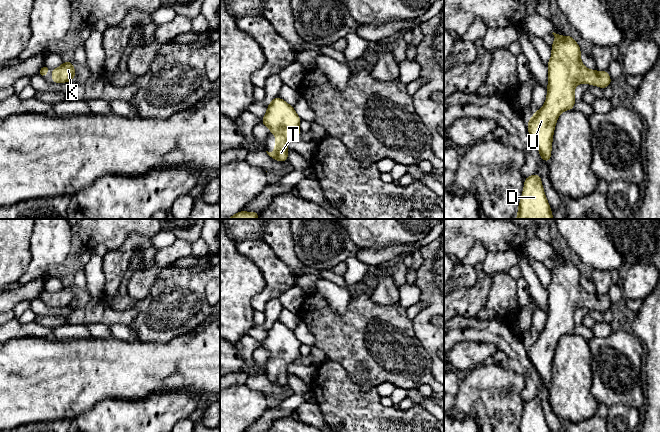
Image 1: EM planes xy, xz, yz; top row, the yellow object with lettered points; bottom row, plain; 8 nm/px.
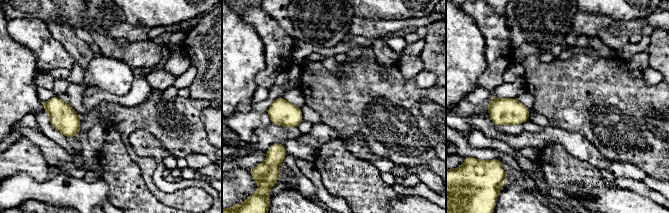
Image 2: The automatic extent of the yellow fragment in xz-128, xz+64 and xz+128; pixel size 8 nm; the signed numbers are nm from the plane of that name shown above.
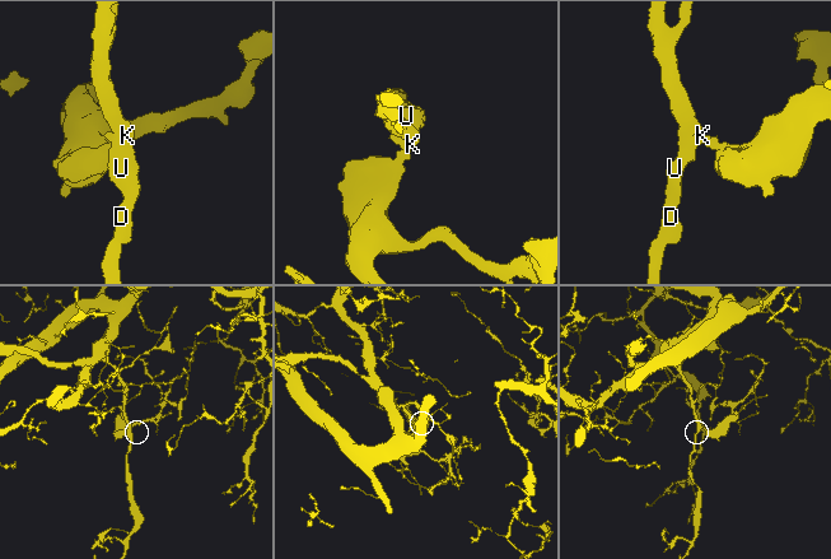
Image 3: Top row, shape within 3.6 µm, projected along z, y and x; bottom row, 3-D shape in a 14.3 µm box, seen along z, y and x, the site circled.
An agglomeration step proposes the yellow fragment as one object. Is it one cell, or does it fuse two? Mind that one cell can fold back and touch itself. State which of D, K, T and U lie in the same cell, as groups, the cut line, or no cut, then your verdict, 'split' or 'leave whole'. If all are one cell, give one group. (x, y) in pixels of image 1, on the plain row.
D K T U | no cut | leave whole

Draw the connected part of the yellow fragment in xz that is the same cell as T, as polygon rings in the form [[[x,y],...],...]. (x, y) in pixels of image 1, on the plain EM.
[[[274,322],[267,331],[267,336],[262,342],[261,348],[266,349],[271,358],[275,358],[275,374],[267,378],[277,385],[287,386],[288,365],[298,362],[301,343],[293,330],[283,323]]]

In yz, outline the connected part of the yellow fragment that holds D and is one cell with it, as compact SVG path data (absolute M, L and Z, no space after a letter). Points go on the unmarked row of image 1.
M538 398L526 401L518 432L550 432Z

